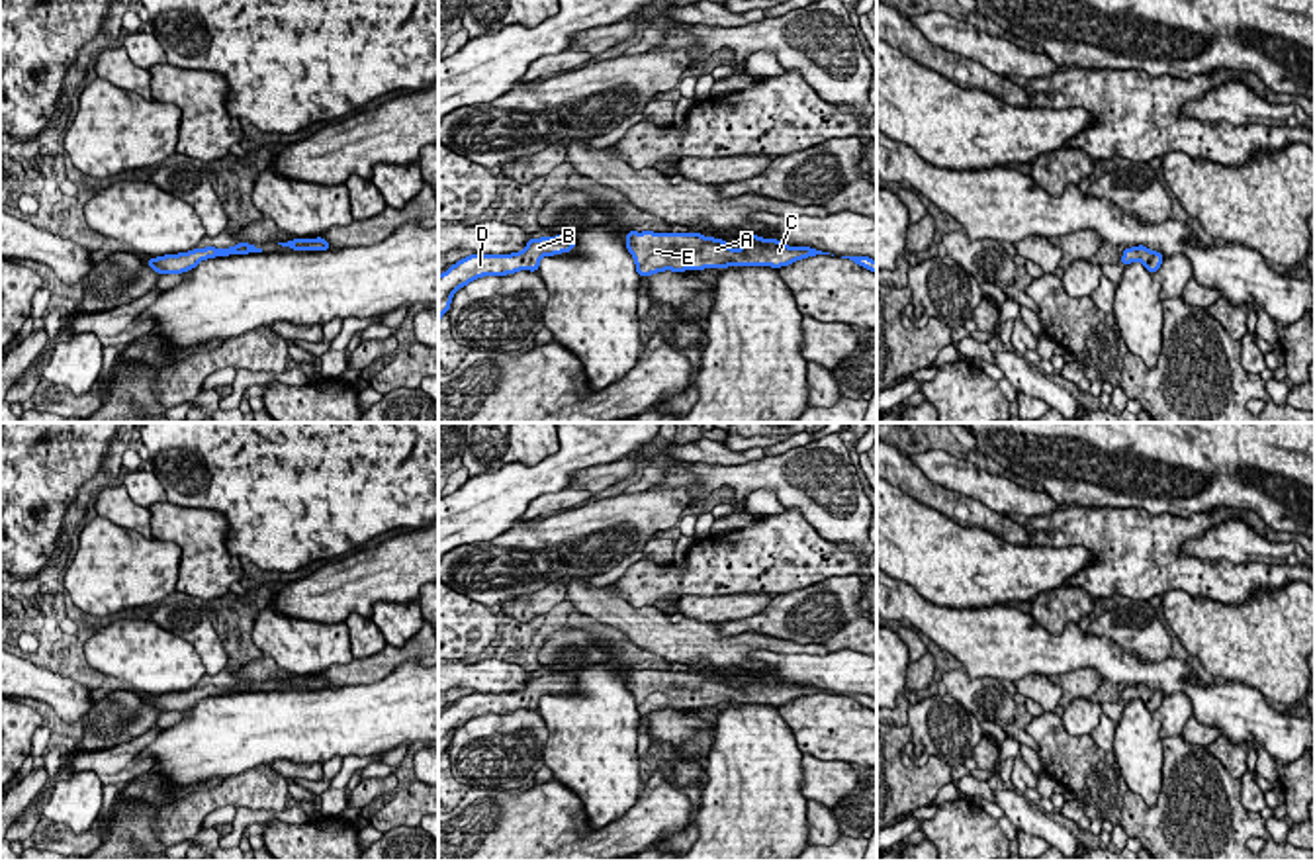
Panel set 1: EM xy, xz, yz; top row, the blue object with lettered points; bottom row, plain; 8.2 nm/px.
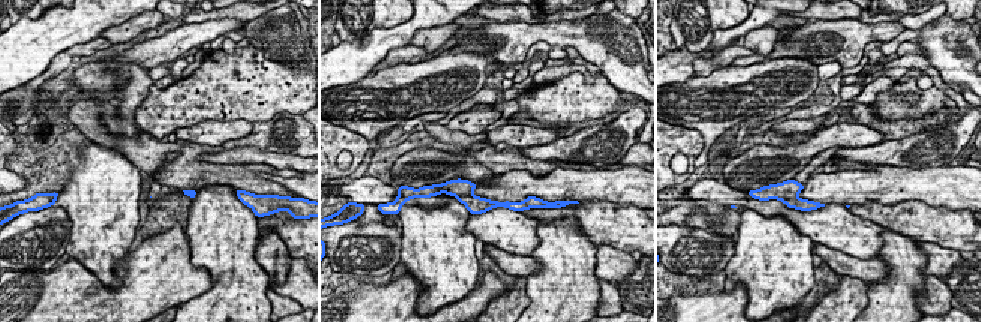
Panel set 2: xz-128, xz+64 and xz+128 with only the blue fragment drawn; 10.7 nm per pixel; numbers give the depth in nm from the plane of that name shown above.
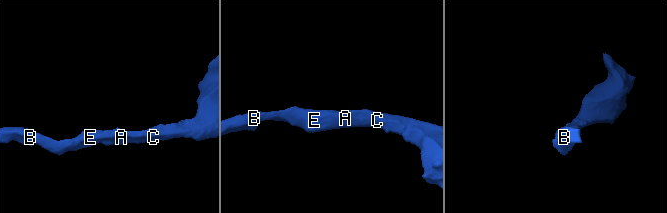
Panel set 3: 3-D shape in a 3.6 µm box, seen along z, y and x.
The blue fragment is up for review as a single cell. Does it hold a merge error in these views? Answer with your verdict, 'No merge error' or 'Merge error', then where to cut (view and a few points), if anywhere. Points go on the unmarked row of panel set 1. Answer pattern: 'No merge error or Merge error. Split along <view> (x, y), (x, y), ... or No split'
No merge error. No split

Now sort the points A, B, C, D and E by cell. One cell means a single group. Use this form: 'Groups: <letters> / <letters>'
Groups: A B C D E

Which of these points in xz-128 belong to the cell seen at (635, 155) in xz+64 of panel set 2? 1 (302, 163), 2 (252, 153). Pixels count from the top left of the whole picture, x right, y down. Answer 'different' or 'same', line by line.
1: same
2: same

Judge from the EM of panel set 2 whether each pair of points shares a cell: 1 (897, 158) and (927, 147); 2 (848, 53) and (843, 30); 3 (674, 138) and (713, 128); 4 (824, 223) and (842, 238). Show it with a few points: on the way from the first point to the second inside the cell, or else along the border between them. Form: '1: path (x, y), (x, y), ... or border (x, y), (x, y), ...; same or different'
1: path (905, 152), (920, 150); same
2: path (848, 47), (843, 36); same
3: border (671, 123), (701, 135), (702, 152), (695, 166); different
4: path (828, 225), (837, 234); same

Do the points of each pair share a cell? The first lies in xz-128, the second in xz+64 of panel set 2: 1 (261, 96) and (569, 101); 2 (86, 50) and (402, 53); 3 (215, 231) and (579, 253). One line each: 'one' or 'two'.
1: one
2: one
3: one

